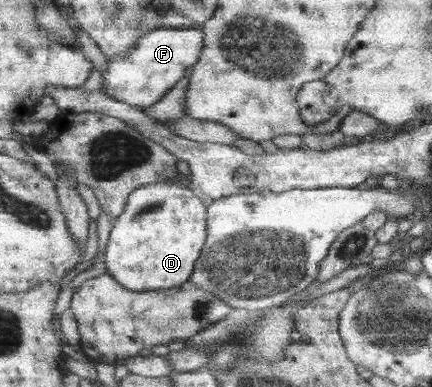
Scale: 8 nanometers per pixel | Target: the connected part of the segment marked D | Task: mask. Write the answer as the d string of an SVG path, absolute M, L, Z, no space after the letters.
M190 183L147 184L133 192L126 212L114 224L105 254L108 272L135 292L162 291L182 287L193 279L209 239L209 206L202 202L202 195Z

